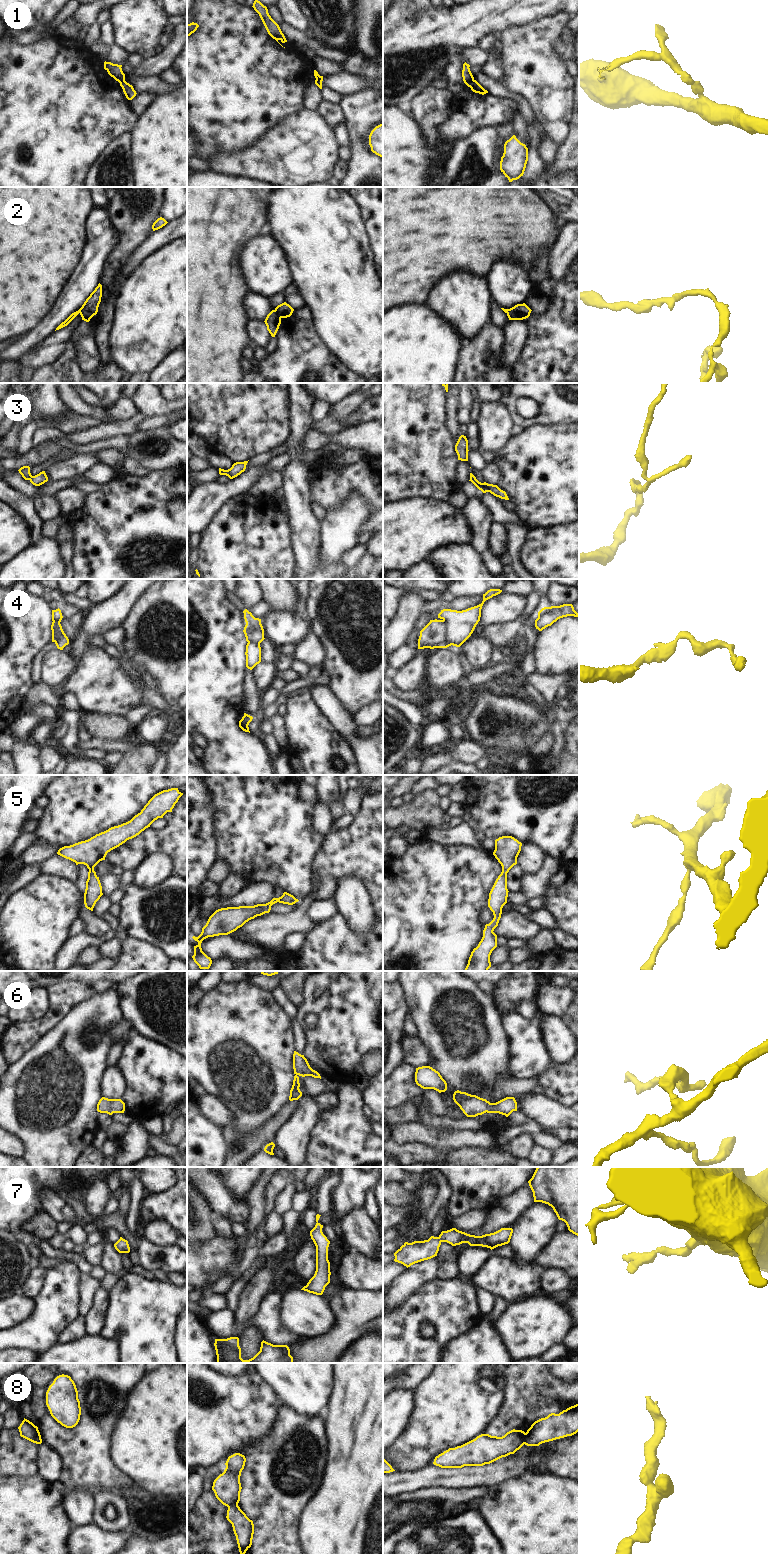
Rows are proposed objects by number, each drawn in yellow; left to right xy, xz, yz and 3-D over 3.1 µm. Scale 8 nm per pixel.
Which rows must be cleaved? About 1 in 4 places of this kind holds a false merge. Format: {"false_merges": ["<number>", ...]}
{"false_merges": ["1", "2", "4", "8"]}

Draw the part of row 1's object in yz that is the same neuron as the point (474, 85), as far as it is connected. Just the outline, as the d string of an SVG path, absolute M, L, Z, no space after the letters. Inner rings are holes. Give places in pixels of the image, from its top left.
M472 80L471 82L468 82L466 85L470 87L471 90L475 93L479 93L482 95L488 93L488 91L485 90L476 80Z

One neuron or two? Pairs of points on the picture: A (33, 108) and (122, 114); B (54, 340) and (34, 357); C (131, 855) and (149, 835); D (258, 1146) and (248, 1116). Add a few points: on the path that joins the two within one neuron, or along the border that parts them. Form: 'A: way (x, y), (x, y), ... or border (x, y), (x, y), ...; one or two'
A: way (55, 113), (100, 113); one
B: way (49, 345), (39, 355); one
C: way (136, 850), (146, 840); one
D: border (271, 1116), (251, 1134), (242, 1135), (231, 1128); two

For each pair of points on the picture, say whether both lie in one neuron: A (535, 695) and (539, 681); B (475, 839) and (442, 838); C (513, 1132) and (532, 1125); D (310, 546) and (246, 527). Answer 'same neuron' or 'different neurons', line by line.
A: different neurons
B: same neuron
C: same neuron
D: different neurons

